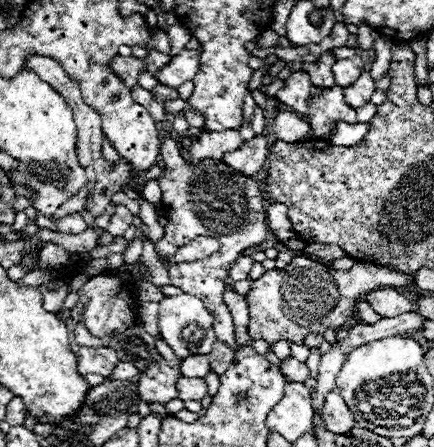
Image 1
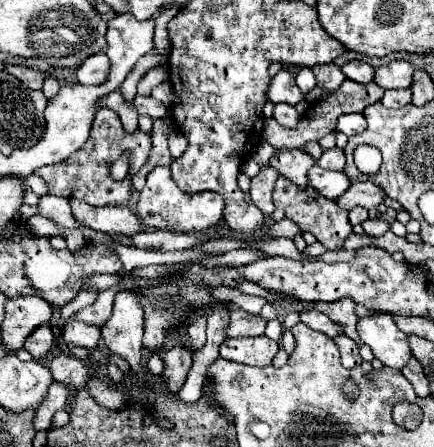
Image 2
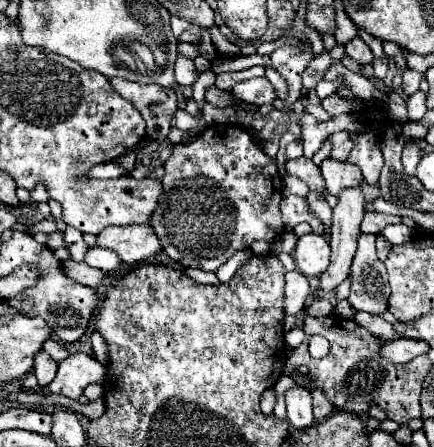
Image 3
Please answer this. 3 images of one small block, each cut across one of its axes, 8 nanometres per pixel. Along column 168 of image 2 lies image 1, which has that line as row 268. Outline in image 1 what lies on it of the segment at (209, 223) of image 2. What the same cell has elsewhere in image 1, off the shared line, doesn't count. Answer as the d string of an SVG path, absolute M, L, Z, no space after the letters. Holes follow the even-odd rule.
M164 138L164 162L162 174L156 178L162 188L162 208L166 212L166 228L164 236L156 242L156 252L160 256L172 256L186 240L194 236L212 236L220 242L220 250L204 260L196 260L190 264L170 266L170 284L178 286L190 296L198 296L210 314L214 314L214 332L218 340L226 342L232 350L236 350L234 342L234 324L232 314L224 304L224 290L230 266L242 256L242 252L250 246L258 246L266 240L268 218L264 208L264 198L258 188L258 182L252 176L236 172L224 160L204 158L198 166L190 164L180 154L180 144L172 138Z

